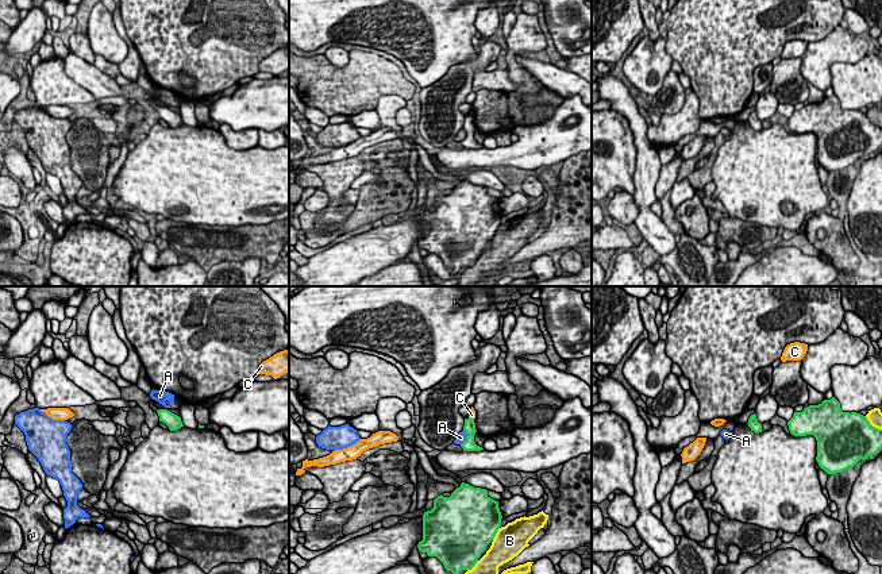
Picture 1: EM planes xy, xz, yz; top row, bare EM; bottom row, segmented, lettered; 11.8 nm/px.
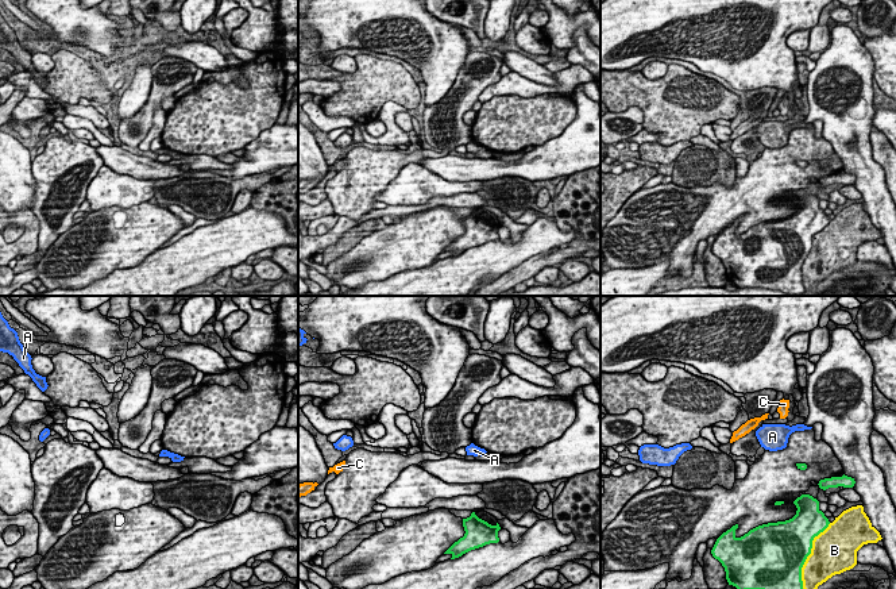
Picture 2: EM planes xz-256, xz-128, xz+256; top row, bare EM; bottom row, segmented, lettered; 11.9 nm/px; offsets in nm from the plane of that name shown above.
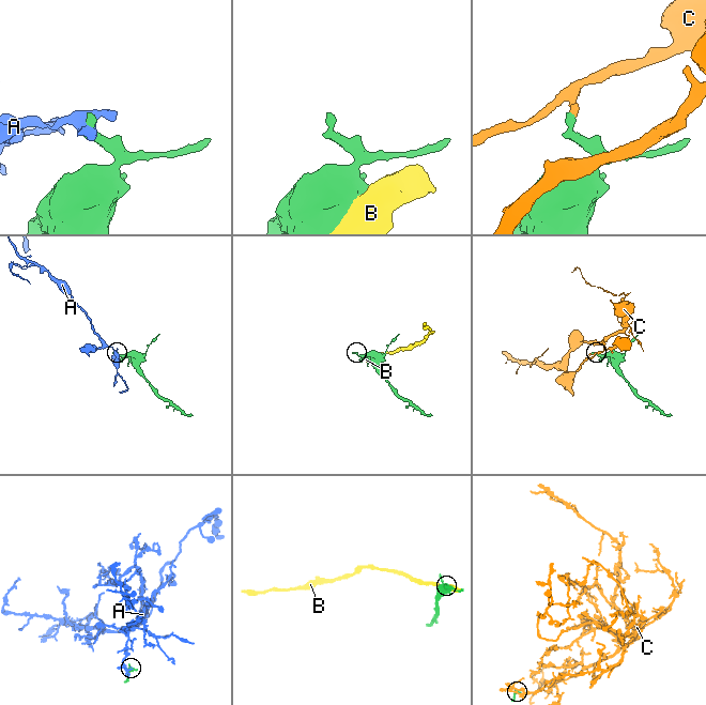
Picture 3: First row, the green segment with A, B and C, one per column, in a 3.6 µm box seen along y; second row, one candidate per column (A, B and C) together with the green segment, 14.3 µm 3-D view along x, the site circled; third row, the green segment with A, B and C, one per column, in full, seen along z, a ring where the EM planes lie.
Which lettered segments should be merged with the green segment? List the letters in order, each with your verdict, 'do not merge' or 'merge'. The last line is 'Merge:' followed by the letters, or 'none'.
A: do not merge
B: do not merge
C: do not merge
Merge: none

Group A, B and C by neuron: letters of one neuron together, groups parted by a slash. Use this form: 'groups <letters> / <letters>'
groups A / B / C

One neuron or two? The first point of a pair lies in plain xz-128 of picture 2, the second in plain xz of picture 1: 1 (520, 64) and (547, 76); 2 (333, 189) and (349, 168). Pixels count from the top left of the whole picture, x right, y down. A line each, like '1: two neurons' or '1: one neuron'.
1: one neuron
2: one neuron

